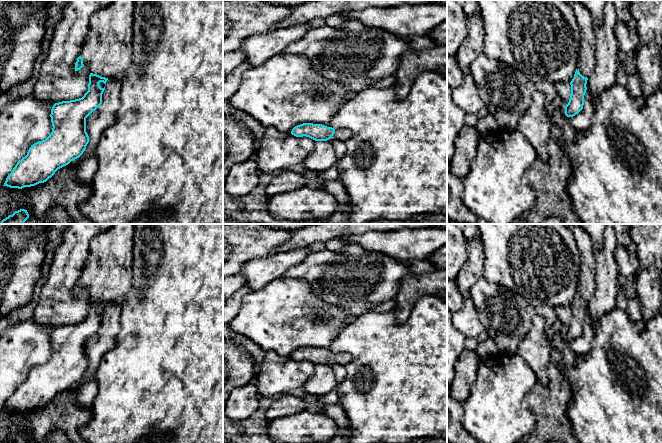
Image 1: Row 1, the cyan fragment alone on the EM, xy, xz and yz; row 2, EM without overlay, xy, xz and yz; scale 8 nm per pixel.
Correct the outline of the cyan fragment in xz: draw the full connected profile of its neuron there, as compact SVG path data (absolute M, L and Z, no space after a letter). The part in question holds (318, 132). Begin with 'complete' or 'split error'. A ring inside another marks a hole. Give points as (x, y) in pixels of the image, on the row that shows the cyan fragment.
split error; M303 123L295 126L291 134L296 137L309 137L315 141L347 141L352 133L348 129L334 129L322 124Z

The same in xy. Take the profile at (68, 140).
split error; M114 0L109 6L93 14L87 37L75 63L75 71L84 65L90 70L88 91L82 98L55 103L51 109L52 132L42 141L31 145L27 155L17 162L3 186L22 189L46 182L55 172L79 158L89 143L86 118L102 104L105 90L99 83L107 80L123 81L133 60L133 23L135 0Z

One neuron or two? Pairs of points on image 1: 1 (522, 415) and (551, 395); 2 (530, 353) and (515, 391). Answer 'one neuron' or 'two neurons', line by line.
1: two neurons
2: two neurons

